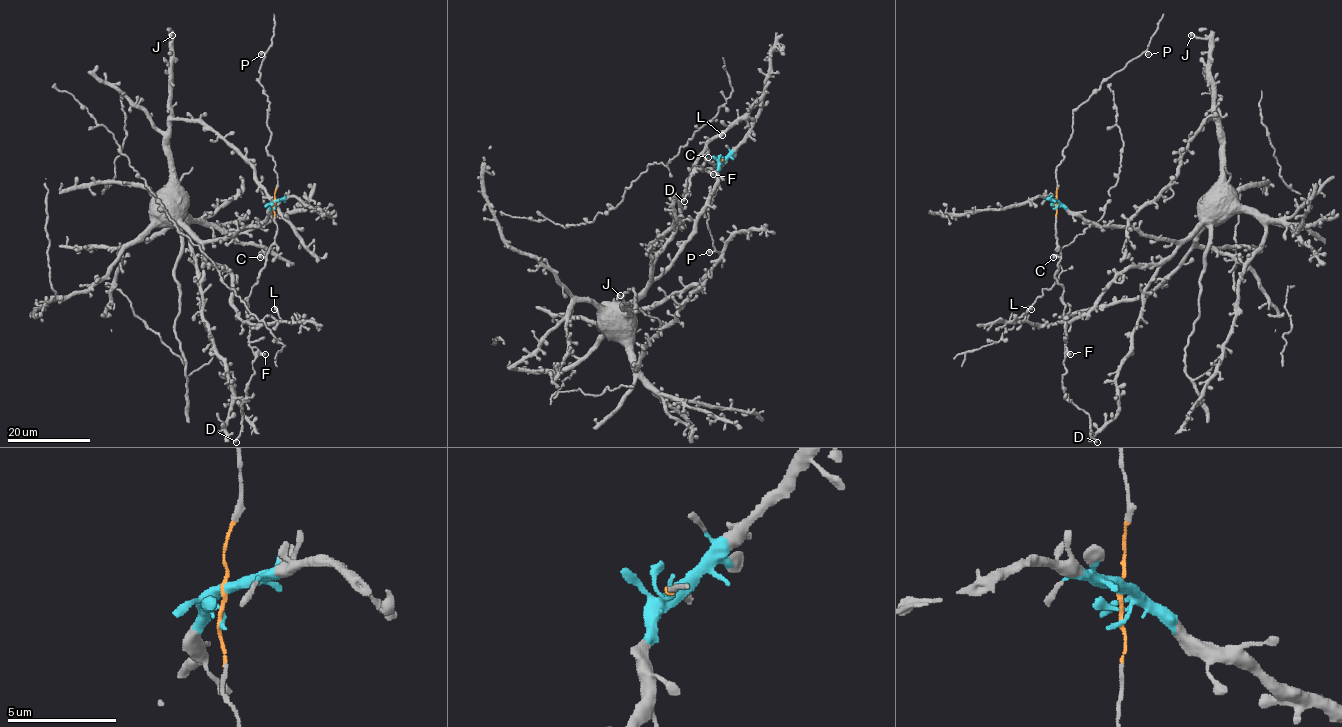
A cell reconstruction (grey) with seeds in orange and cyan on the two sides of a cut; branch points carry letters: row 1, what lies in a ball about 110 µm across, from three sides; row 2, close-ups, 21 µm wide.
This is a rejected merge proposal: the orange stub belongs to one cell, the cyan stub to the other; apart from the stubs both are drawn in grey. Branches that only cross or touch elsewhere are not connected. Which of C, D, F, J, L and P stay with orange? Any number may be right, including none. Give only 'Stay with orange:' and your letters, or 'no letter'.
Stay with orange: C, D, F, P

